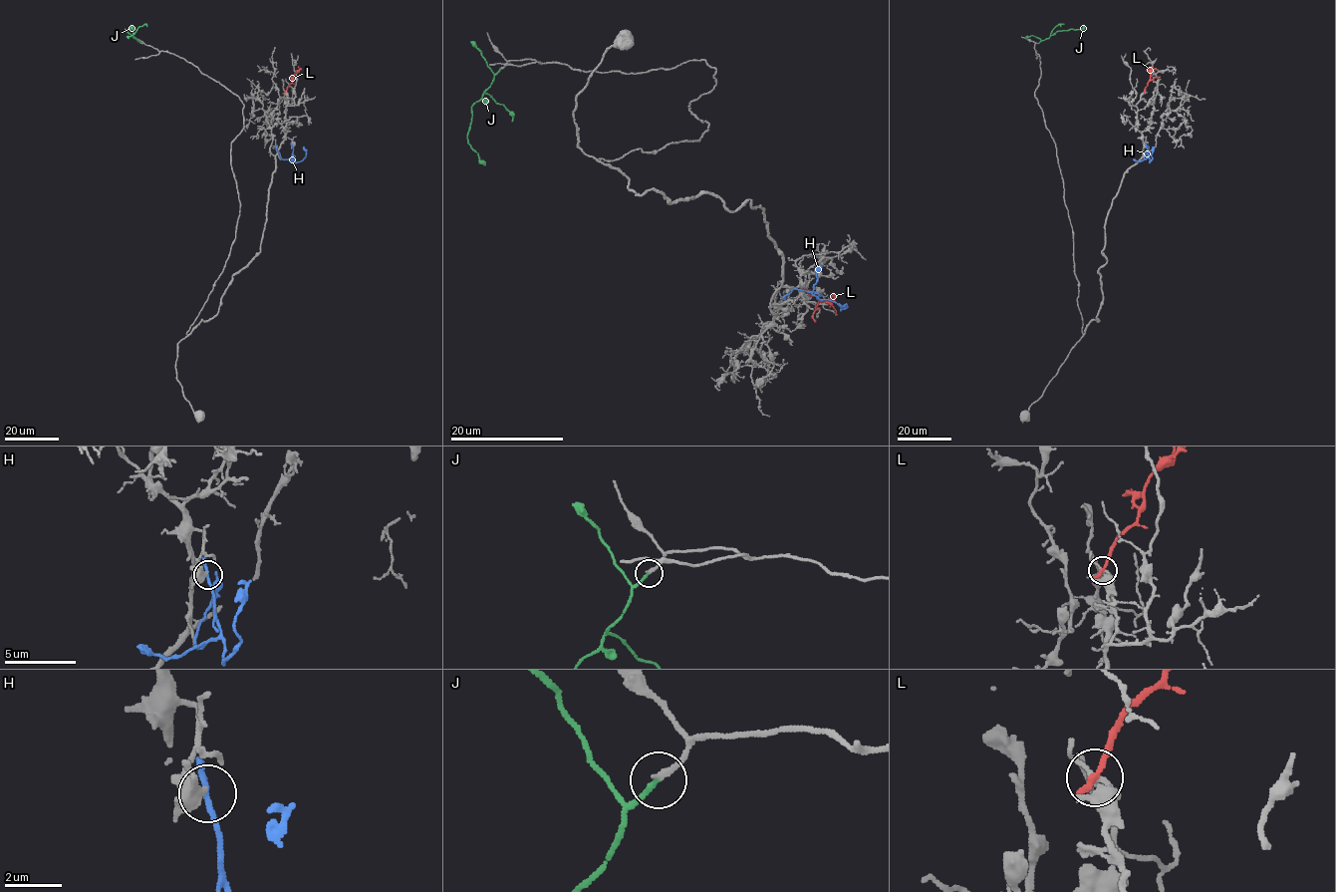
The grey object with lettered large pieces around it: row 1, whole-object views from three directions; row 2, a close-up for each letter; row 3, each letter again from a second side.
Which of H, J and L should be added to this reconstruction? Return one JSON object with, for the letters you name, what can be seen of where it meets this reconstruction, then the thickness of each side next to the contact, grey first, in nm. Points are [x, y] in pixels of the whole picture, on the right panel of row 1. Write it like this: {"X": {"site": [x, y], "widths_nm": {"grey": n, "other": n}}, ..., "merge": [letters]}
{"J": {"site": [1039, 43], "widths_nm": {"grey": 200, "other": 180}}, "merge": ["J"]}

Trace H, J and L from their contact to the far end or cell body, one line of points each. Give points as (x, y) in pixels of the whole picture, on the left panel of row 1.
H: (292, 146), (295, 162), (306, 156), (303, 147)
J: (140, 43), (125, 29), (133, 27)
L: (285, 92), (300, 69)

